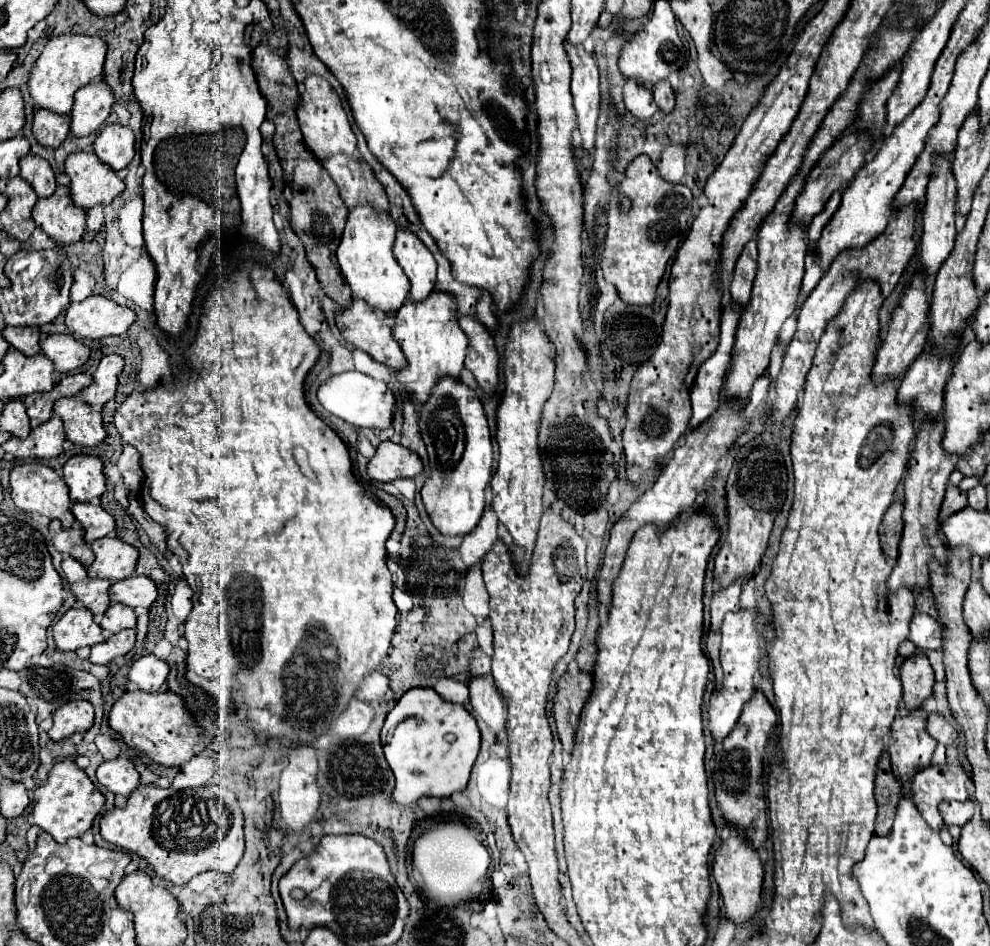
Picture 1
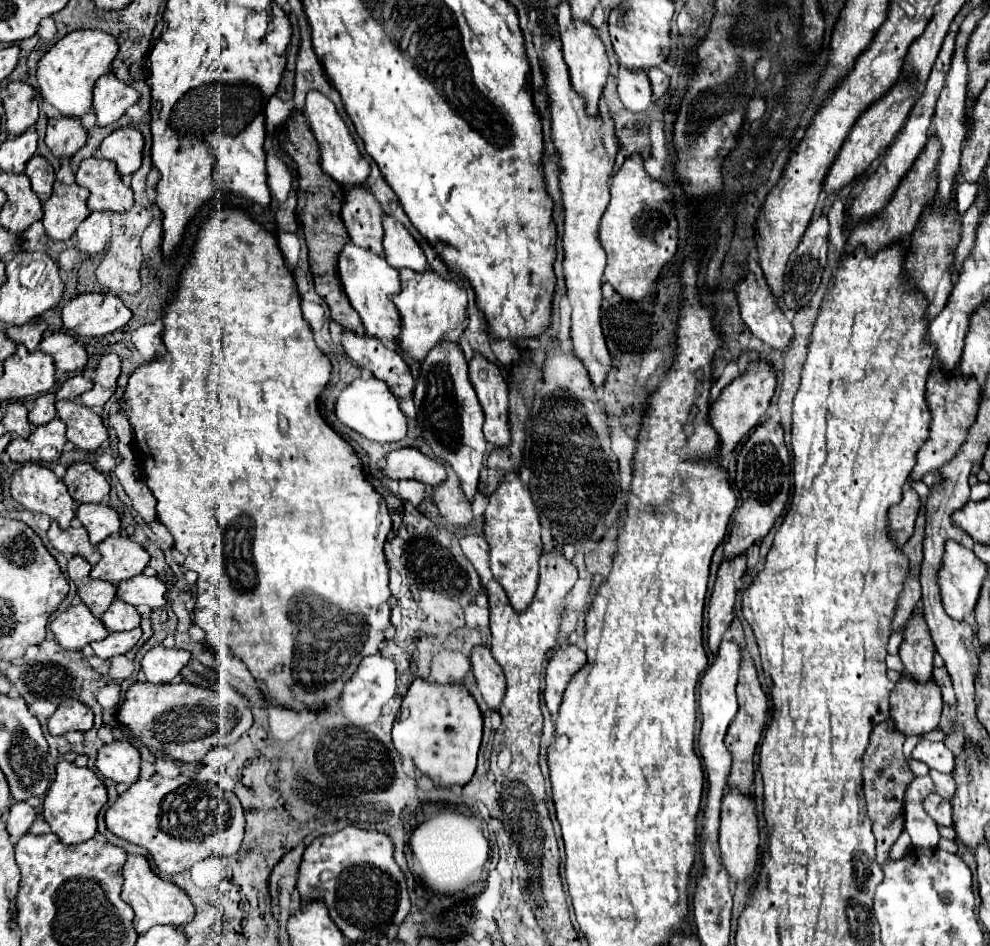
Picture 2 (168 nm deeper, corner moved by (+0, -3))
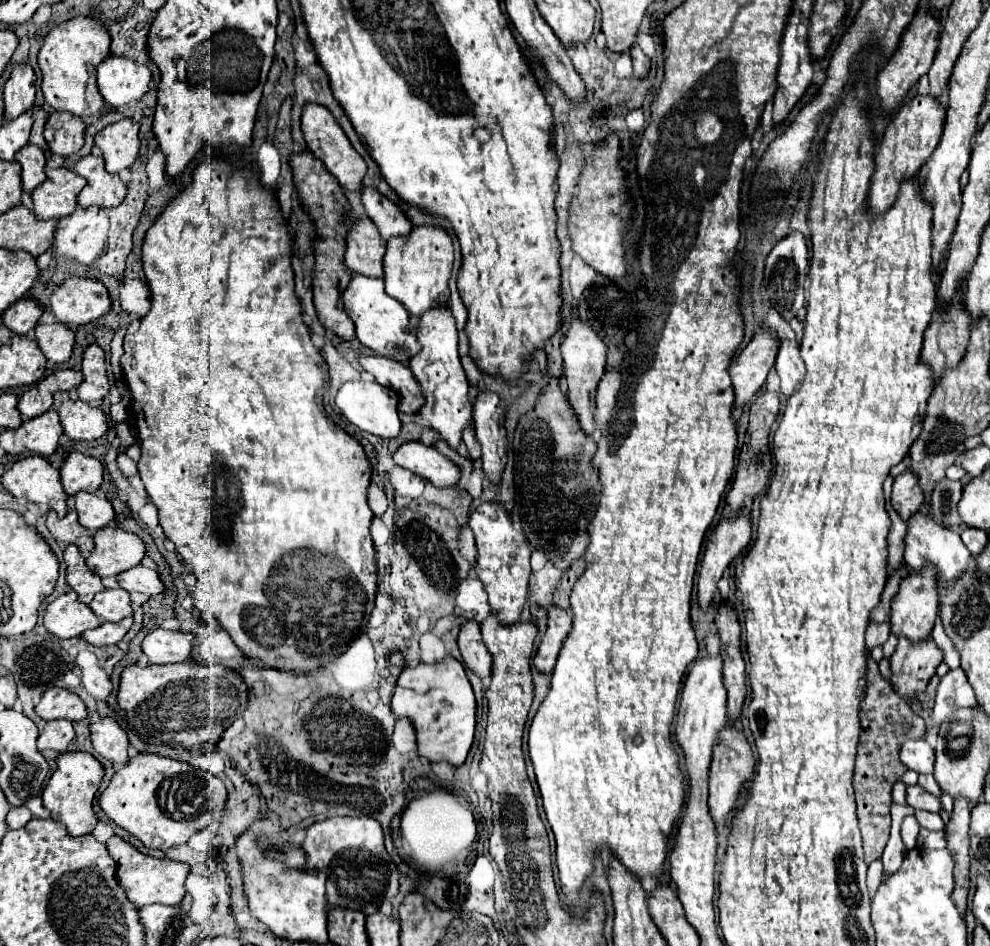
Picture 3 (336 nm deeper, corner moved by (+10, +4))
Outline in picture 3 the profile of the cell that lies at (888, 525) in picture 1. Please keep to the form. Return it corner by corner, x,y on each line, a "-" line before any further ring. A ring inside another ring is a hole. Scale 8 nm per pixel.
906,469
894,479
892,485
892,507
900,513
900,517
906,521
912,513
916,513
924,503
924,493
920,493
920,485
916,481
916,475

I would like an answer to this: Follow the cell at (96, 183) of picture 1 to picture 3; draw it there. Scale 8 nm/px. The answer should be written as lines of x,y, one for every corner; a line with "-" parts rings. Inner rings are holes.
86,155
76,165
74,171
86,179
84,189
78,193
78,203
82,207
118,207
126,197
126,185
118,175
104,169
104,159

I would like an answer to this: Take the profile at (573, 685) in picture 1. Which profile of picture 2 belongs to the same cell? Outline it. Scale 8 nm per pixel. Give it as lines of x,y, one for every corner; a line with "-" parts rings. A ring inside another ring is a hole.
562,644
560,648
554,650
550,664
546,668
546,690
544,690
544,700
552,716
558,714
562,694
568,682
578,670
582,670
584,664
586,664
586,654
574,644

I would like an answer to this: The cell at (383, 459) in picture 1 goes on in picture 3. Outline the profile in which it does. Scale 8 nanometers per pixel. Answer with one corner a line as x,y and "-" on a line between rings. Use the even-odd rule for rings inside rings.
418,441
404,443
394,453
394,463
428,479
436,487
452,487
460,481
460,469
448,457

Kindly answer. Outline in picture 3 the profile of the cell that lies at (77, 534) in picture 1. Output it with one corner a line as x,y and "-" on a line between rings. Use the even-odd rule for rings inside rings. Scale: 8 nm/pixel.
48,511
46,525
48,525
50,533
54,535
54,539
58,543
64,543
64,545
70,545
72,543
72,545
76,545
84,557
88,557
90,551
94,549
92,533
78,523
76,511
70,511
62,519
56,515
56,511

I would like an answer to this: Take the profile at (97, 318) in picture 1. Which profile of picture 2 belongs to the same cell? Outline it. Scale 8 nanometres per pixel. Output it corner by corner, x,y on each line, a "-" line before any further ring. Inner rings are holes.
80,294
62,308
64,326
76,336
96,338
128,324
132,312
118,296

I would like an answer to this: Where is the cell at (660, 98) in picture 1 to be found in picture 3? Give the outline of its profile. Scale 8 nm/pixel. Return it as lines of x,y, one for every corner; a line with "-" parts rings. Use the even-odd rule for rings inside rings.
632,45
630,49
632,55
632,67
634,67
634,75
636,77
646,77
648,69
650,69
650,59
642,53
642,49
638,45

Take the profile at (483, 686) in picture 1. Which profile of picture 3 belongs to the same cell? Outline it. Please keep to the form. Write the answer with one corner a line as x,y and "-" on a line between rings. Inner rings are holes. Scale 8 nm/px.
468,619
460,633
458,633
458,647
462,653
464,663
478,675
478,677
488,677
492,669
492,655
488,653
482,635
480,635
480,625
474,619

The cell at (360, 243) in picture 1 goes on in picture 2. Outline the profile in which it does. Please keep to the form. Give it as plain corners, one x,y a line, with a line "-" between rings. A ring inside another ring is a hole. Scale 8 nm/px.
352,240
346,242
346,246
342,248
342,252
338,256
338,272
340,272
344,292
348,294
354,310
360,314
366,332
380,340
396,342
398,332
400,332
400,326
398,326
400,316
398,316
398,310
396,310
396,304
392,302
392,298
402,290
400,272
394,270
392,266
388,266
386,258
382,258
366,248
354,246

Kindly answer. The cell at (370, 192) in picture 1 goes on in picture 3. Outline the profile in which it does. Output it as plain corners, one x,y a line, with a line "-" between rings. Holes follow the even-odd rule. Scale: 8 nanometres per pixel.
366,217
358,219
348,235
346,267
366,277
382,277
382,261
386,253
386,241
380,237
376,225

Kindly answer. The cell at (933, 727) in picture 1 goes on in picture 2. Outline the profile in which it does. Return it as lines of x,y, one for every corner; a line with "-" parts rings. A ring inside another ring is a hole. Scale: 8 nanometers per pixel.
920,738
912,756
916,760
928,764
934,770
940,770
940,772
952,772
954,770
954,756
944,742
932,742
928,738

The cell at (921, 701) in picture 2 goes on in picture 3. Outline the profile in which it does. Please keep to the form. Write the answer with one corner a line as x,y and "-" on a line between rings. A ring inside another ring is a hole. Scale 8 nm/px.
932,635
928,641
912,645
898,637
898,647
890,657
892,669
892,687
902,699
914,699
918,691
924,691
930,677
936,673
936,667
942,663
942,649
936,645

